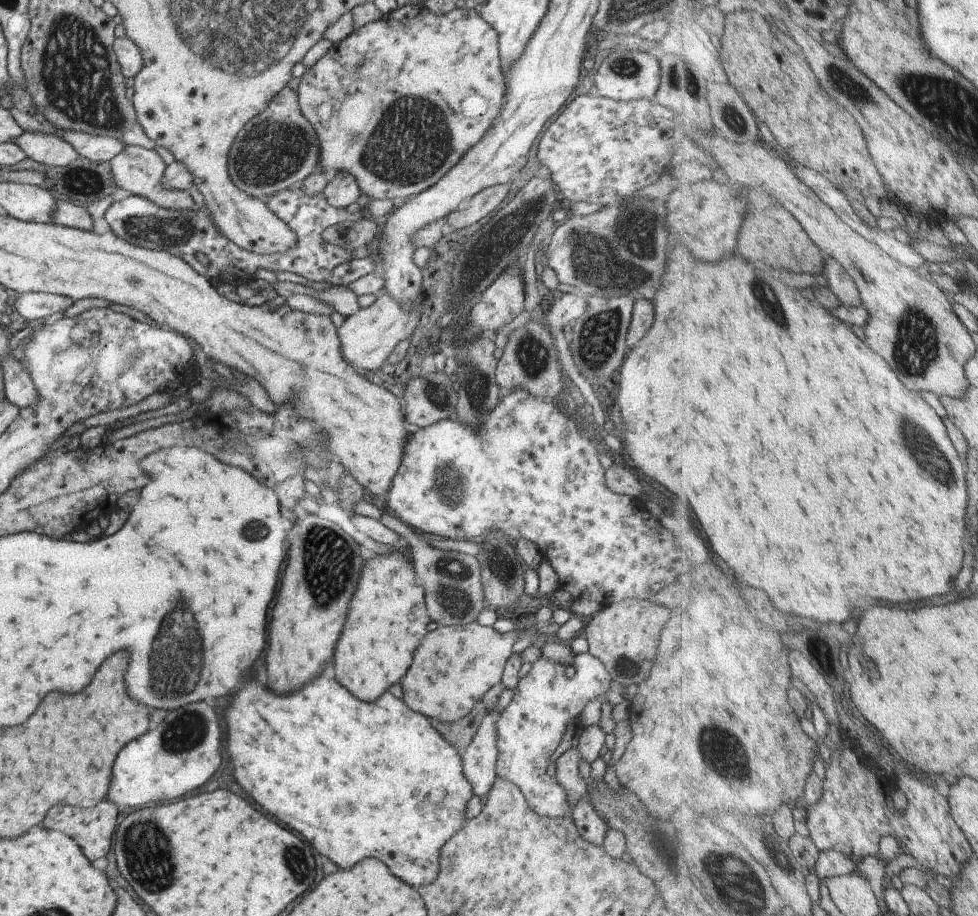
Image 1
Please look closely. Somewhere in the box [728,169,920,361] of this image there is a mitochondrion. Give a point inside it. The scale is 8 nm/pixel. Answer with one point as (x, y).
(774, 321)

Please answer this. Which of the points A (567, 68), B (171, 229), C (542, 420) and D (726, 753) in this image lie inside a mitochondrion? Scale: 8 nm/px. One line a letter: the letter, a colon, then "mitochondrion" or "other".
A: other
B: mitochondrion
C: other
D: mitochondrion

